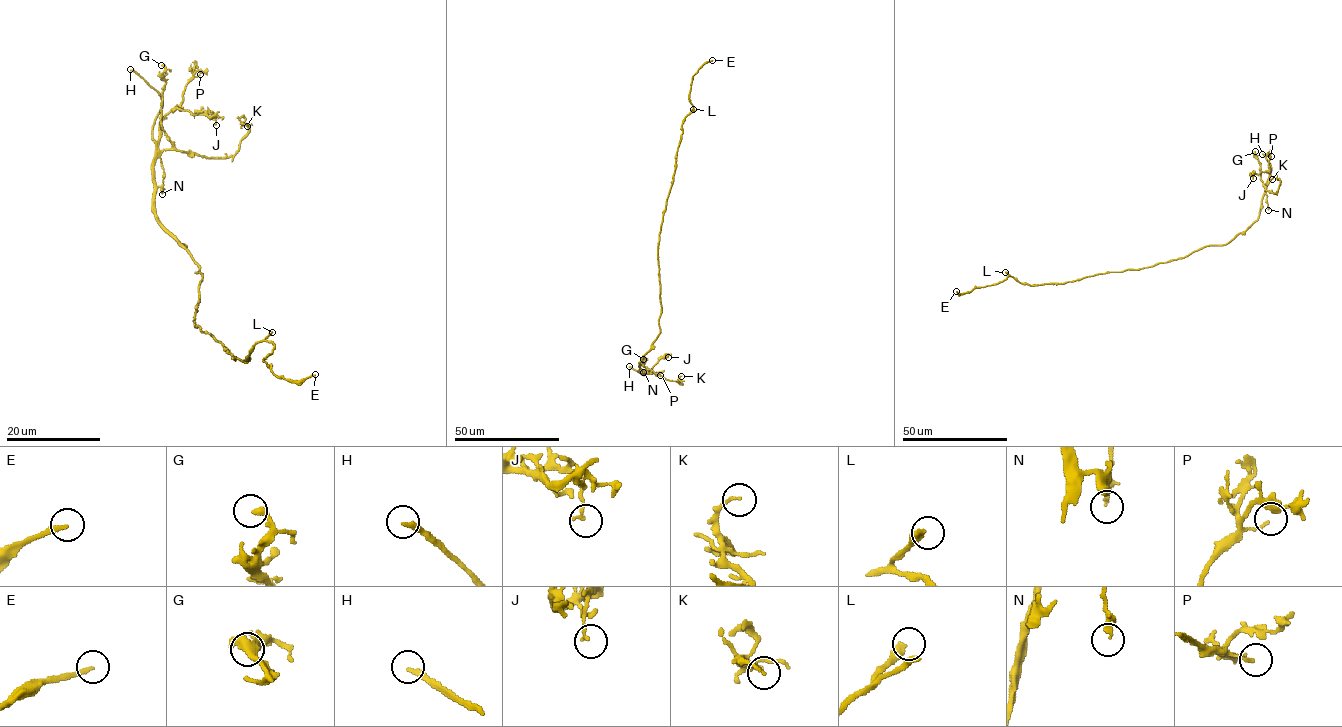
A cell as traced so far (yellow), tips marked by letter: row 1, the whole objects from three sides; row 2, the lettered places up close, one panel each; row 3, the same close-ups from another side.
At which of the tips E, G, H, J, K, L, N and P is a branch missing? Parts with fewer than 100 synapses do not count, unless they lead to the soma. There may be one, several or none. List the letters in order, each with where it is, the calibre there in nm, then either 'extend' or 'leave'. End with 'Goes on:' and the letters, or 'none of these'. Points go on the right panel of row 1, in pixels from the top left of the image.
E: at (956, 291); 180 nm thick; extend
G: at (1255, 151); 280 nm thick; leave
H: at (1262, 154); 200 nm thick; extend
J: at (1253, 178); 140 nm thick; leave
K: at (1272, 179); 130 nm thick; leave
L: at (1005, 272); 360 nm thick; extend
N: at (1268, 210); 190 nm thick; leave
P: at (1271, 156); 110 nm thick; leave
Goes on: E, H, L

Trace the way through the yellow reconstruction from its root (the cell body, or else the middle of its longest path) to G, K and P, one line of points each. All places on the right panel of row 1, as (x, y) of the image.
G: (1147, 267), (1183, 258), (1206, 246), (1226, 244), (1257, 220), (1266, 187), (1261, 178), (1255, 151)
K: (1147, 267), (1183, 258), (1206, 246), (1229, 242), (1257, 220), (1265, 189), (1277, 193), (1280, 180), (1272, 179)
P: (1147, 267), (1183, 258), (1206, 246), (1226, 244), (1244, 232), (1258, 216), (1270, 175), (1271, 156)

